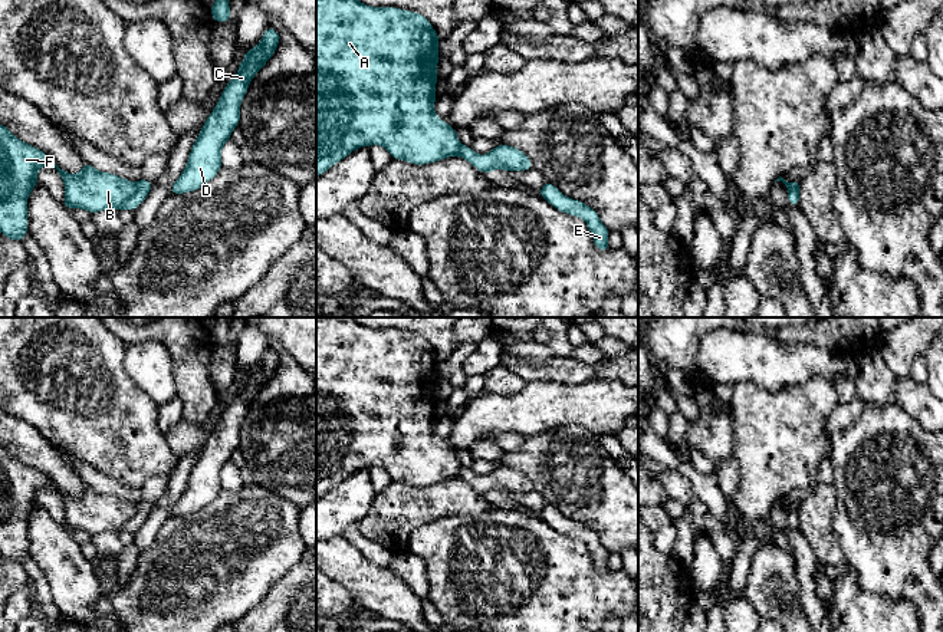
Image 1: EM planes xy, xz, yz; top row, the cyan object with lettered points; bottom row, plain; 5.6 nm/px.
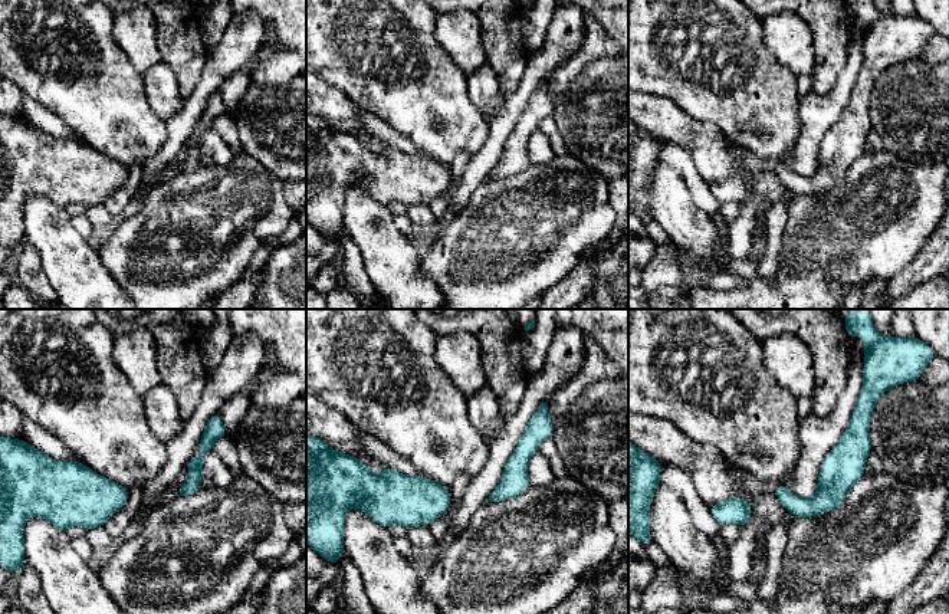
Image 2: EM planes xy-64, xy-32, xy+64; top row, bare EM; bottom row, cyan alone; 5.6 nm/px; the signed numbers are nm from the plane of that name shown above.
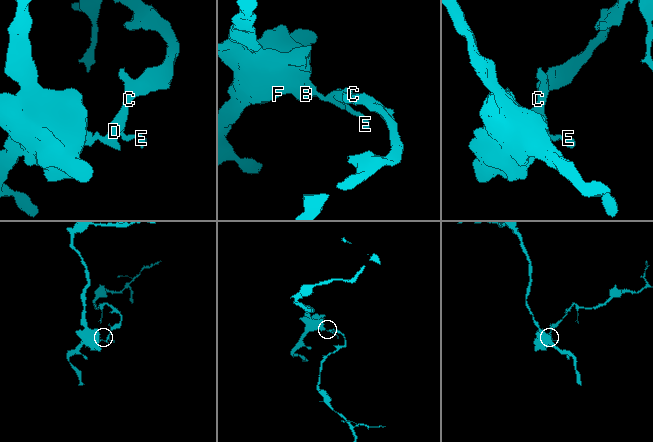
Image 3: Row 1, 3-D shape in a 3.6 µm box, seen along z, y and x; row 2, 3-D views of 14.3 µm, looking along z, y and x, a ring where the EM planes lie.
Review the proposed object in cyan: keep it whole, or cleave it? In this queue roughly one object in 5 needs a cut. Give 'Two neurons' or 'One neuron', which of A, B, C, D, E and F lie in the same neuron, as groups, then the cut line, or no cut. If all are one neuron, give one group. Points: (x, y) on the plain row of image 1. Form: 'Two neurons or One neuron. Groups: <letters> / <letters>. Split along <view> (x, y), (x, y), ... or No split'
Two neurons. Groups: A B F / C D E. Split along xy (137, 506), (137, 513), (124, 527)

